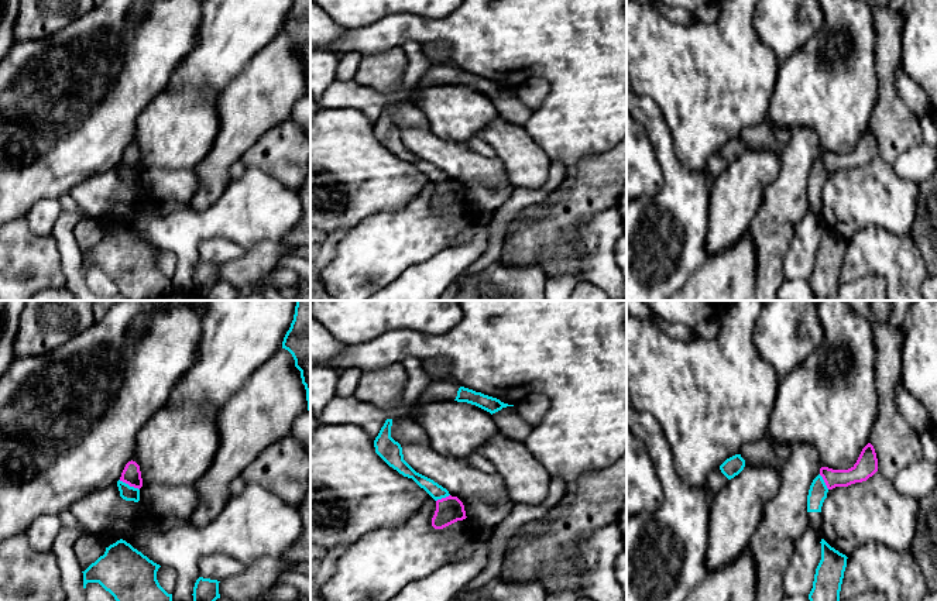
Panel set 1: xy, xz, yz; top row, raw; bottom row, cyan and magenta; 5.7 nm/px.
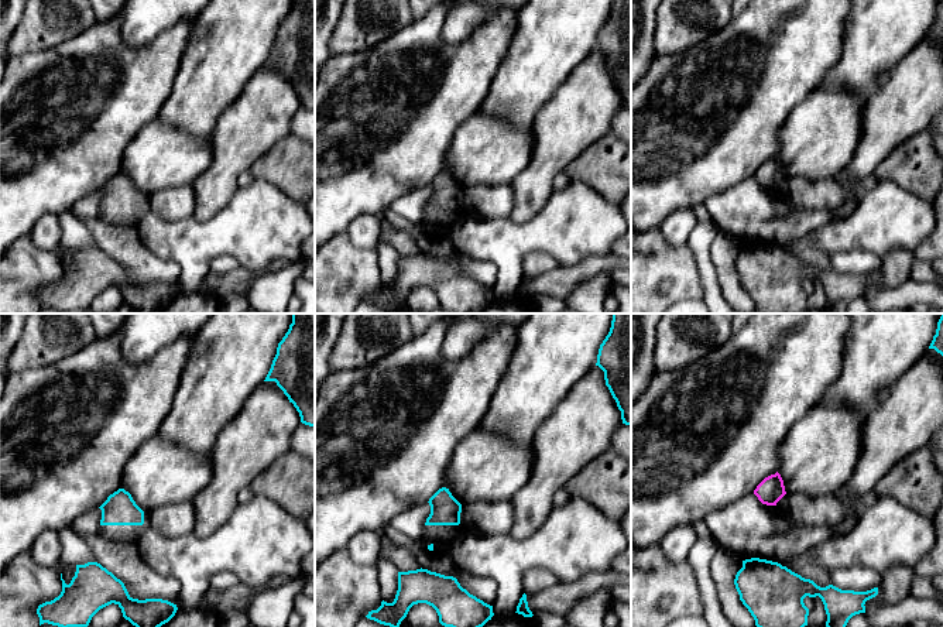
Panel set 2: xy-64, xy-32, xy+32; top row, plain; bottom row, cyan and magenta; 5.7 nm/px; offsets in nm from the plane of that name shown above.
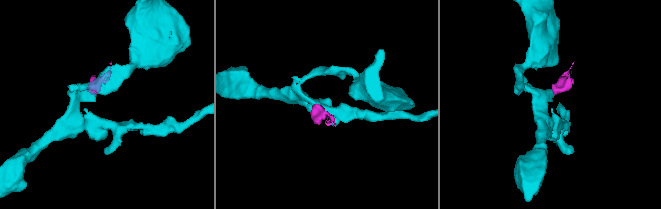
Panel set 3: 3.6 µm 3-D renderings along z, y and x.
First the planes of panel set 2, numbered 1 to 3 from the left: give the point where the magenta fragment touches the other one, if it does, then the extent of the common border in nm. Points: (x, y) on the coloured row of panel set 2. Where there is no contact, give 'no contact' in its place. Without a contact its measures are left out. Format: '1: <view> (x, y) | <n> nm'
1: no contact
2: no contact
3: no contact

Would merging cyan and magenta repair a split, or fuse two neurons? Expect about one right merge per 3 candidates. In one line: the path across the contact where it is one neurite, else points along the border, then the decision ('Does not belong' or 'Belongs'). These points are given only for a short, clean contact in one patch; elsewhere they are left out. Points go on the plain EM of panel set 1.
Boundary: xy (119, 164), (138, 174). Does not belong

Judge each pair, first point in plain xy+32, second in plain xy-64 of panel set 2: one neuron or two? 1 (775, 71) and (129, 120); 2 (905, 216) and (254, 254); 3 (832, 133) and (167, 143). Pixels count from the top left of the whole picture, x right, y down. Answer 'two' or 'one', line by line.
1: one
2: one
3: one

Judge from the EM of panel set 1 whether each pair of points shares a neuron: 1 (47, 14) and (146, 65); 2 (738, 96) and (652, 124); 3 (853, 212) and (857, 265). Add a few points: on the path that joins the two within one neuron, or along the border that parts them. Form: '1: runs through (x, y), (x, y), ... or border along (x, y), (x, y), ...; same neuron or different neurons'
1: border along (85, 14), (38, 40); different neurons
2: border along (642, 95), (648, 96), (661, 110), (675, 151); different neurons
3: border along (886, 229), (865, 226), (847, 240); different neurons

